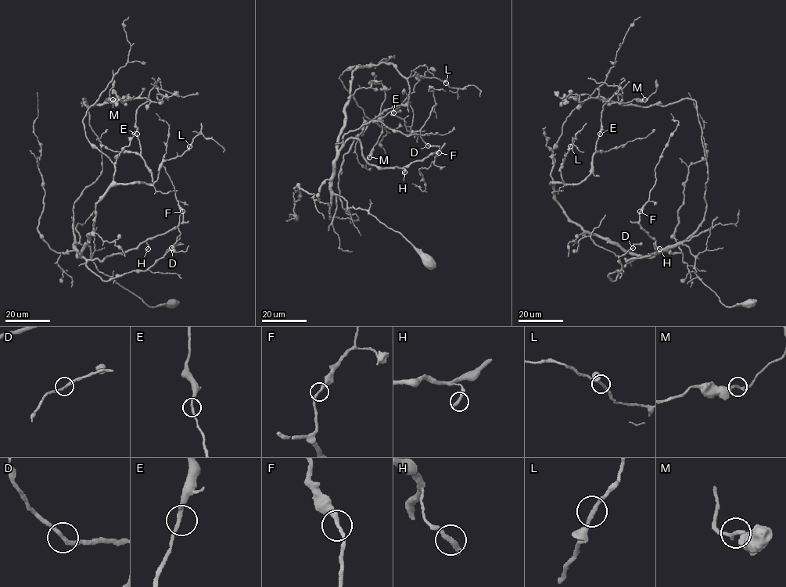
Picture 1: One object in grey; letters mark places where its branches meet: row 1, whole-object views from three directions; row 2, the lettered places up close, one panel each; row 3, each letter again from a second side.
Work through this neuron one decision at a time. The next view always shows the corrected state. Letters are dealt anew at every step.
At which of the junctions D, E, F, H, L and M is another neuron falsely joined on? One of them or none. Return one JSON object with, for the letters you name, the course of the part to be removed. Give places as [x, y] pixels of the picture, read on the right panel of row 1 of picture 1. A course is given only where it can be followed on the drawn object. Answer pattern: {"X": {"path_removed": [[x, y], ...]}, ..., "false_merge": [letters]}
{"false_merge": []}

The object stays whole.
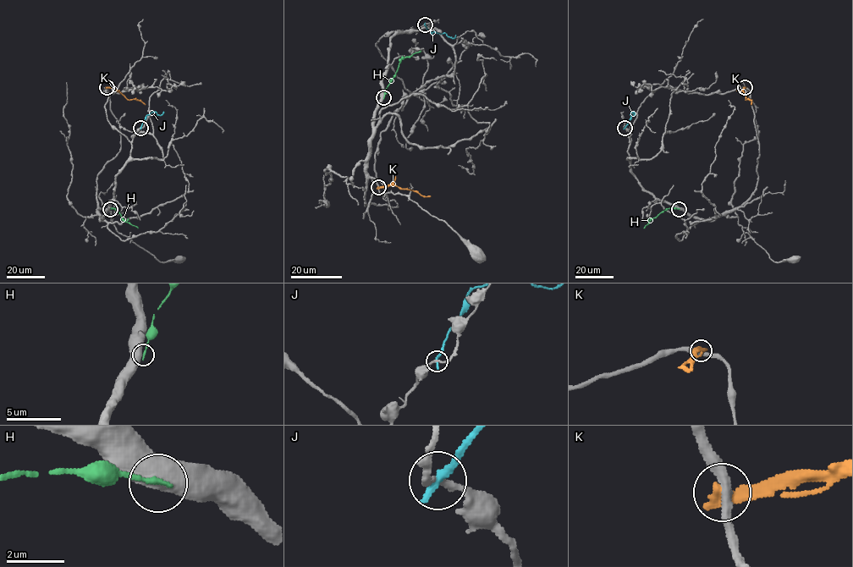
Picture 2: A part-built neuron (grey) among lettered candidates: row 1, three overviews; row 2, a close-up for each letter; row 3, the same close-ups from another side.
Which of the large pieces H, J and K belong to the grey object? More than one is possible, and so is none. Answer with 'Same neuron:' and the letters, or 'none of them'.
Same neuron: none of them

